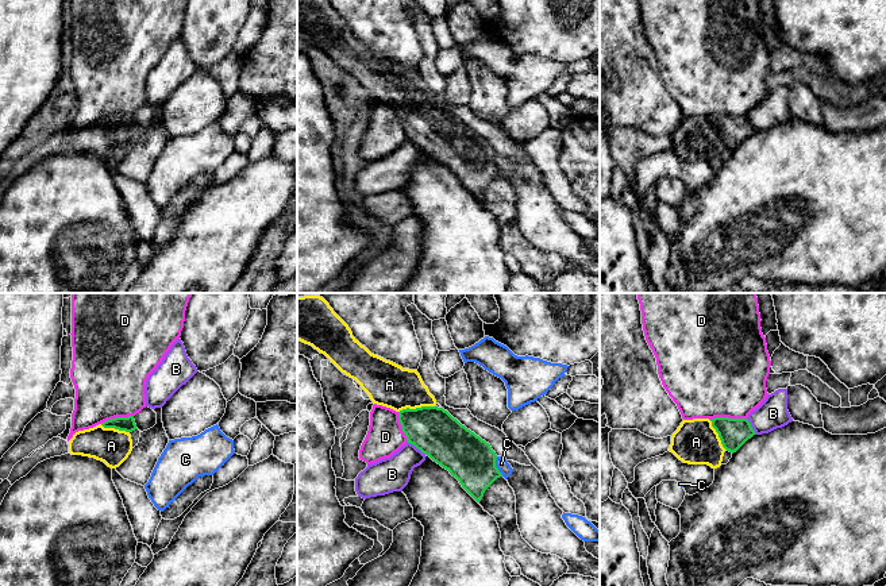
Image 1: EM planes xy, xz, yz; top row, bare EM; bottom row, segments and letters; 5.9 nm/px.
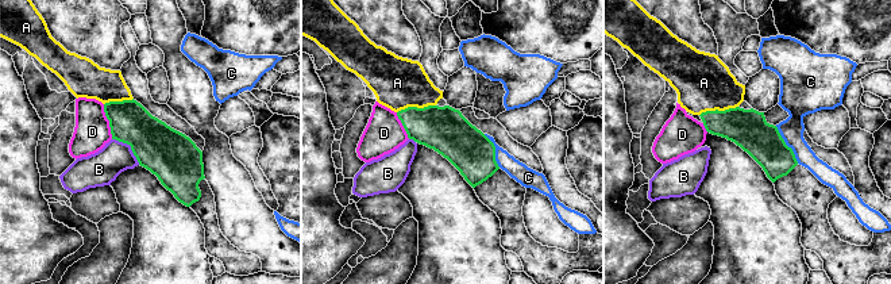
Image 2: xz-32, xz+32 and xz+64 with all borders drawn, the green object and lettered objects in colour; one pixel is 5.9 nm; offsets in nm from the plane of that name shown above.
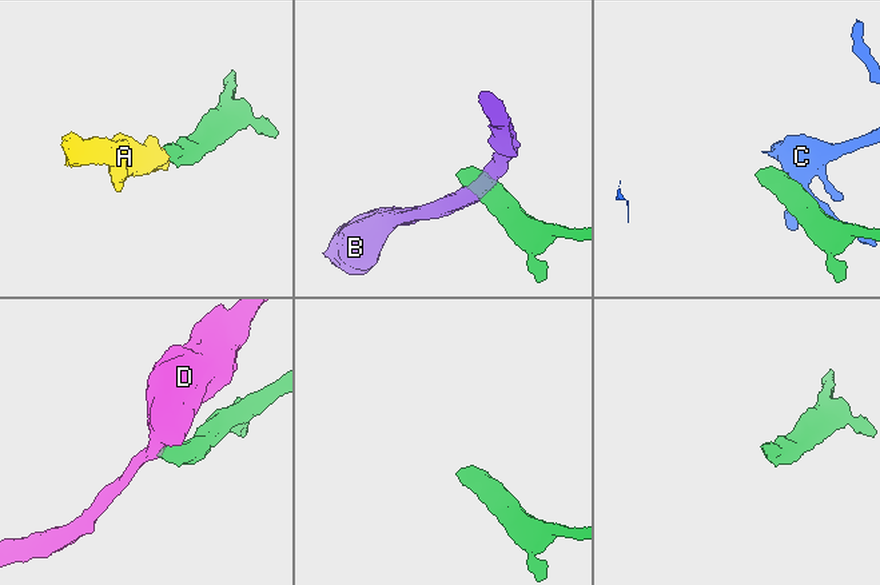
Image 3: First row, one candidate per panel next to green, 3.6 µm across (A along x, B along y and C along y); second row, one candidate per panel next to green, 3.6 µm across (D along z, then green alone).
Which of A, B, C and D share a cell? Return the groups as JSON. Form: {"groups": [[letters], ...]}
{"groups": [["A"], ["B"], ["C"], ["D"]]}

